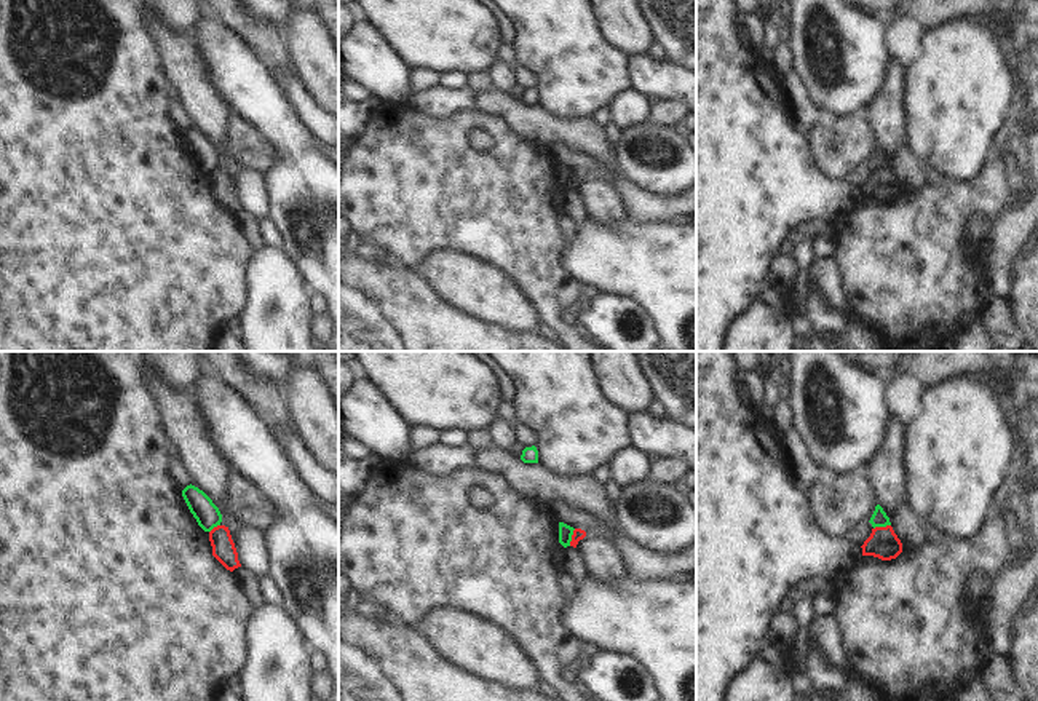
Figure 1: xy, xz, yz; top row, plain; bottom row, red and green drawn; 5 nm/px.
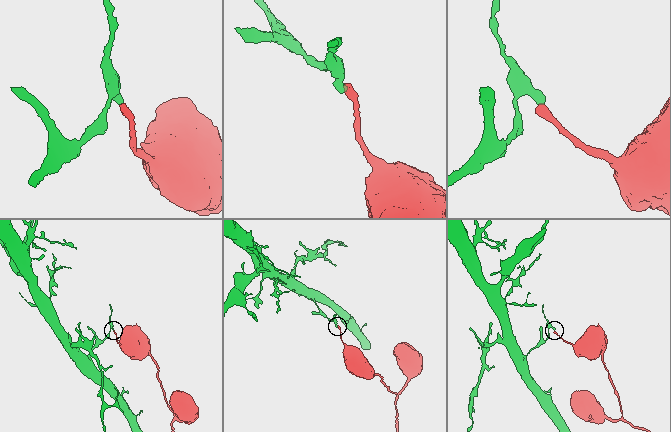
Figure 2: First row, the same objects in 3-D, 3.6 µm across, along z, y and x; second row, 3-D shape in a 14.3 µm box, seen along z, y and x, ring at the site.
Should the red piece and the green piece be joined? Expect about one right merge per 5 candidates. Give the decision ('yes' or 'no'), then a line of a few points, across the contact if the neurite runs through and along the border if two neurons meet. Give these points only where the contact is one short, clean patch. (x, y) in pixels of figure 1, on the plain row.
no; line xz (575, 171), (569, 187)

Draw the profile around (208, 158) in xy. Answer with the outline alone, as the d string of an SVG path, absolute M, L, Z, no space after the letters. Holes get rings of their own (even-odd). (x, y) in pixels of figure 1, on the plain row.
M190 126L182 133L182 139L204 174L211 174L214 169L220 168L222 156L203 133Z

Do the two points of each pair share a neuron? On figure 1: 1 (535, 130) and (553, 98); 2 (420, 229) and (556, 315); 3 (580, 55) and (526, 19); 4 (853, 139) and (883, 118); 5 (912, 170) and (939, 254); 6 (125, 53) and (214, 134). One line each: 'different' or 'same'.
1: different
2: same
3: same
4: different
5: different
6: different

